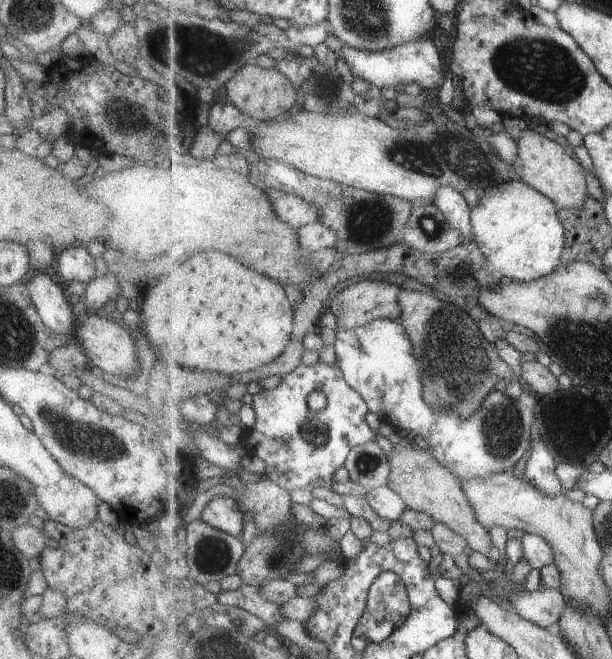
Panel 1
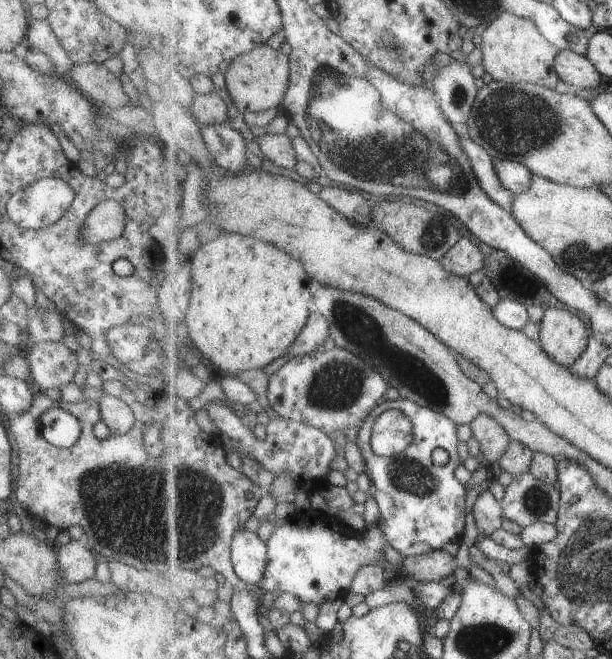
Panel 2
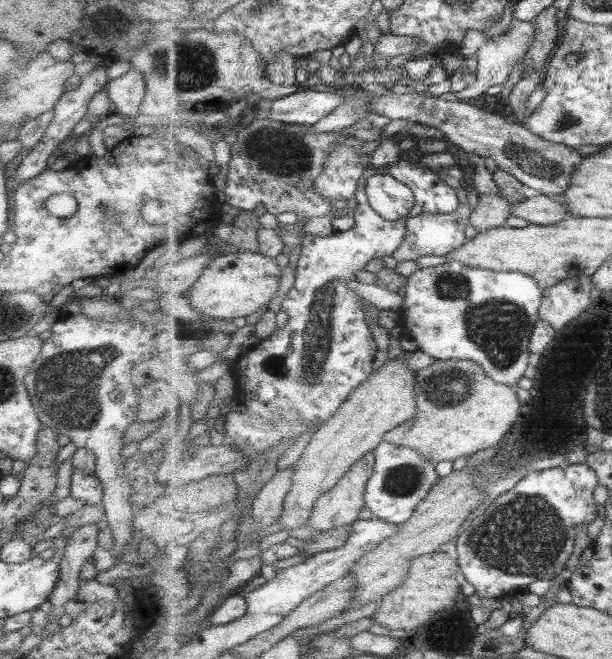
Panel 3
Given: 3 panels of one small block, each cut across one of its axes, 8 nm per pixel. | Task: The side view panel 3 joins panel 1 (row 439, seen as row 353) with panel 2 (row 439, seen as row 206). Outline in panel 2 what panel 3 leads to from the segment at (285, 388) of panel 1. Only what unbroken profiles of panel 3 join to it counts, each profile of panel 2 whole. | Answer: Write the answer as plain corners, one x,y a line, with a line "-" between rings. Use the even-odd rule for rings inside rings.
402,397
397,400
387,400
386,402
380,402
377,406
377,410
371,412
370,416
366,418
362,426
358,430
358,437
355,444
362,452
362,458
365,461
366,474
370,479
370,489
368,494
376,500
378,508
380,509
379,526
385,532
387,538
389,538
390,545
398,551
403,558
411,557
413,555
426,554
431,550
444,549
447,544
453,541
458,541
461,538
463,528
465,528
465,494
469,489
461,484
457,478
455,478
455,470
461,463
459,460
459,436
457,436
457,424
451,418
447,418
445,414
437,412
433,408
427,408
422,406
413,400
403,399
-
399,408
402,412
405,412
415,426
415,440
413,444
401,452
399,456
393,456
389,458
383,458
377,456
371,448
371,438
373,433
373,426
375,425
377,415
382,410
-
435,448
444,449
449,456
449,461
445,466
435,466
433,464
433,450

